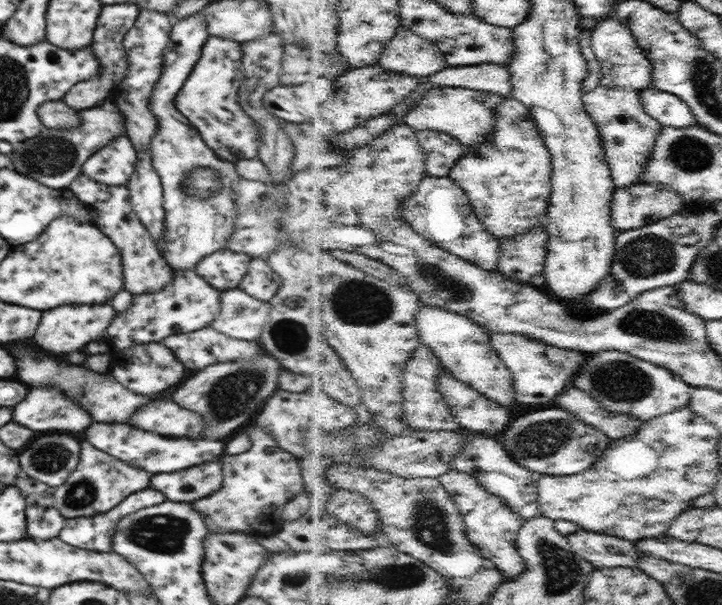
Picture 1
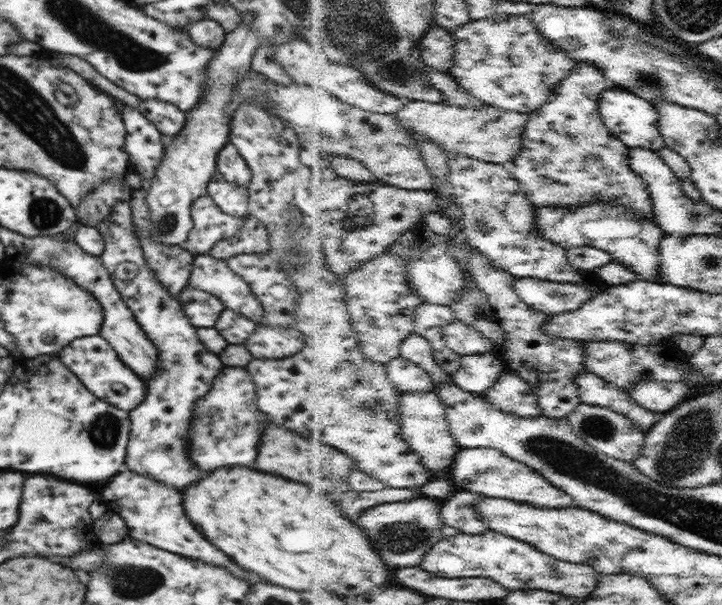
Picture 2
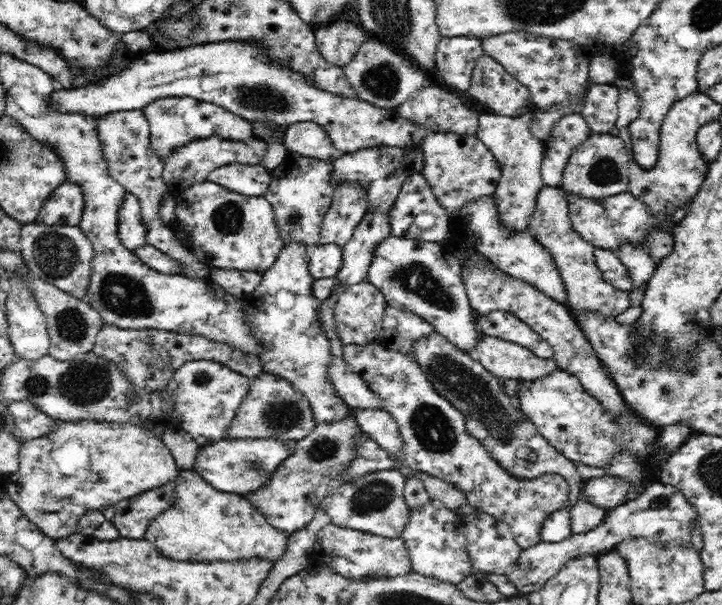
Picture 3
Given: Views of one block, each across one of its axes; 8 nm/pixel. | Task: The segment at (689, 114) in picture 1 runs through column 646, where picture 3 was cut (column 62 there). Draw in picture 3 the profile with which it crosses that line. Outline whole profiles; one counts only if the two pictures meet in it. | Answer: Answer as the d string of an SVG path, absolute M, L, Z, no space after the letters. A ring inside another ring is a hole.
M221 40L216 42L195 43L187 47L180 47L167 53L145 52L134 58L126 70L111 76L103 83L90 85L86 88L66 90L58 88L53 94L55 104L66 112L89 112L90 114L111 114L118 111L141 109L154 98L164 96L192 96L198 100L211 102L236 116L248 120L253 125L262 124L268 127L266 140L260 141L262 153L261 164L268 170L277 168L287 156L288 148L285 142L285 130L298 121L316 123L331 139L334 148L334 160L362 148L386 144L387 146L406 147L422 143L429 135L431 128L427 124L420 124L413 118L406 118L397 111L396 107L382 108L372 104L369 100L362 100L357 95L338 94L322 88L315 80L308 78L302 72L294 70L285 60L269 56L269 50L259 40Z

